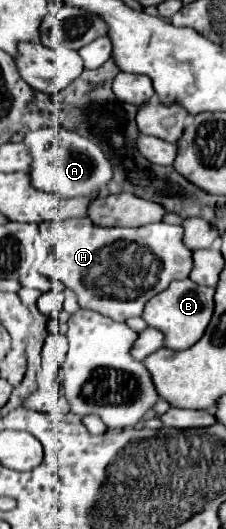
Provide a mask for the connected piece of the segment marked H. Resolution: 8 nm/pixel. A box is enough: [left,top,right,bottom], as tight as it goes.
[39,218,191,322]

